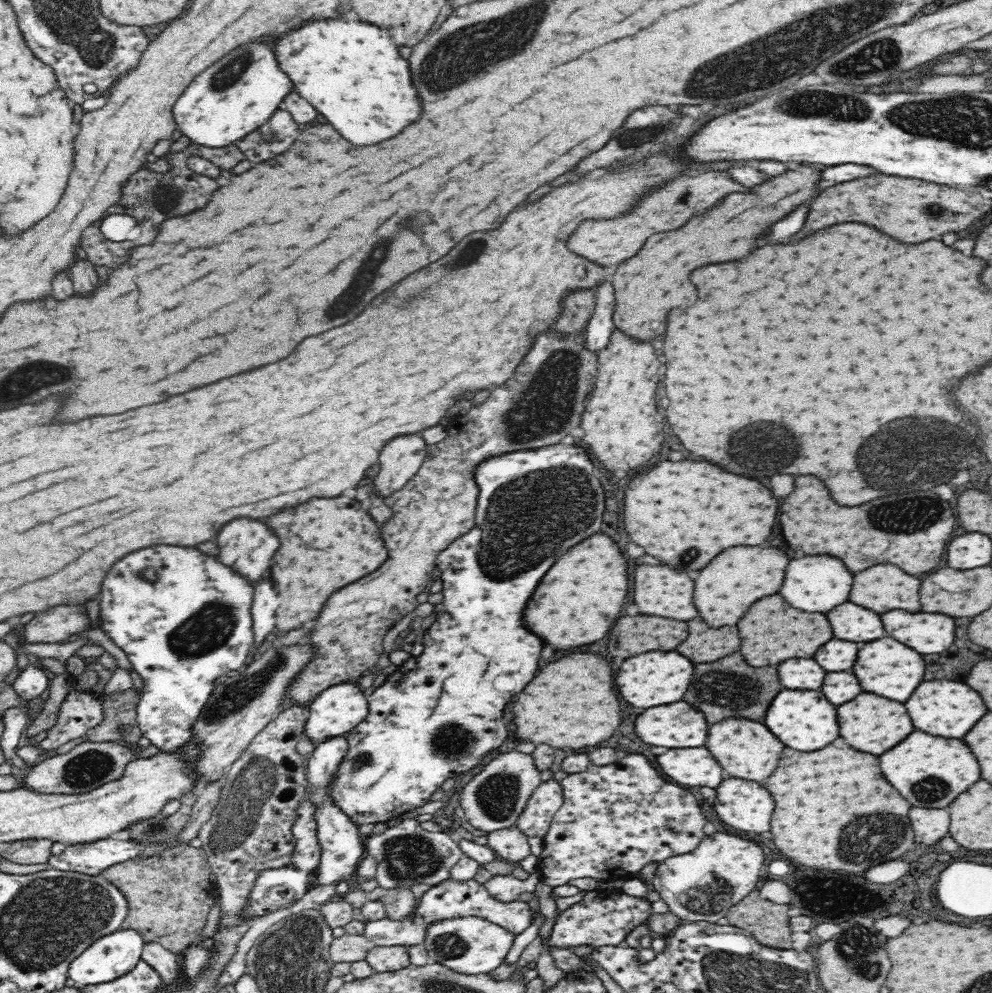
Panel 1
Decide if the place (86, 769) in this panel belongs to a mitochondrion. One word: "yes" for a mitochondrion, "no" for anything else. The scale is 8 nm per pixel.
yes

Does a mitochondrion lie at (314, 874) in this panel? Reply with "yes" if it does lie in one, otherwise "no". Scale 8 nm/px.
no

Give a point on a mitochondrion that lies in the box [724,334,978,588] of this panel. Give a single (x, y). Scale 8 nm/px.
(933, 447)

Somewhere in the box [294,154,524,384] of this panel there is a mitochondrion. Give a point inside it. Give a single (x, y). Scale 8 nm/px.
(346, 303)

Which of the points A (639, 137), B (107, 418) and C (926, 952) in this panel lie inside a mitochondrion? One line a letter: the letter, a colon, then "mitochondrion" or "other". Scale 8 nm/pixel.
A: mitochondrion
B: other
C: other

